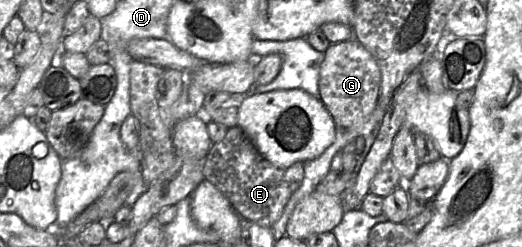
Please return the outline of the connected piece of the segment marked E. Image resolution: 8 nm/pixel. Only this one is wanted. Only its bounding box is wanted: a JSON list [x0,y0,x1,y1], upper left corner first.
[203,126,304,228]

